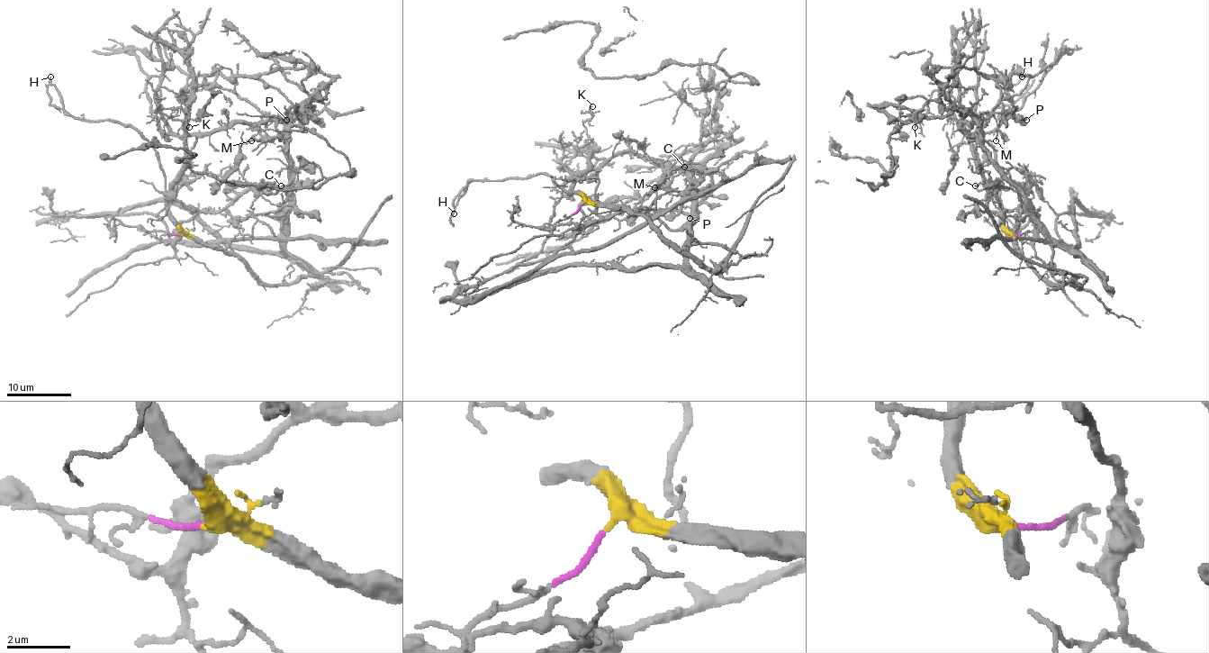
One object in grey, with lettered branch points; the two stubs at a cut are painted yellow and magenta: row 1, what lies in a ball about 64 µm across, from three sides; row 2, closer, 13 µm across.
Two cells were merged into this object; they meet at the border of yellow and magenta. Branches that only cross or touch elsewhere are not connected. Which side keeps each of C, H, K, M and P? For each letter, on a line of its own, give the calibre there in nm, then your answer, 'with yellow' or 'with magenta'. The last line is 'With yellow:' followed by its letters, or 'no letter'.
C: 130 nm | with magenta
H: 200 nm | with yellow
K: 130 nm | with yellow
M: 90 nm | with magenta
P: 440 nm | with magenta
With yellow: H, K

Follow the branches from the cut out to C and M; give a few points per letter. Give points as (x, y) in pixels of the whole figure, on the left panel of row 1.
C: (178, 234), (156, 232), (170, 242), (197, 213), (225, 210), (249, 191), (276, 193), (294, 185), (281, 185)
M: (178, 234), (156, 232), (170, 242), (197, 213), (288, 187), (281, 123), (265, 113), (250, 140)

